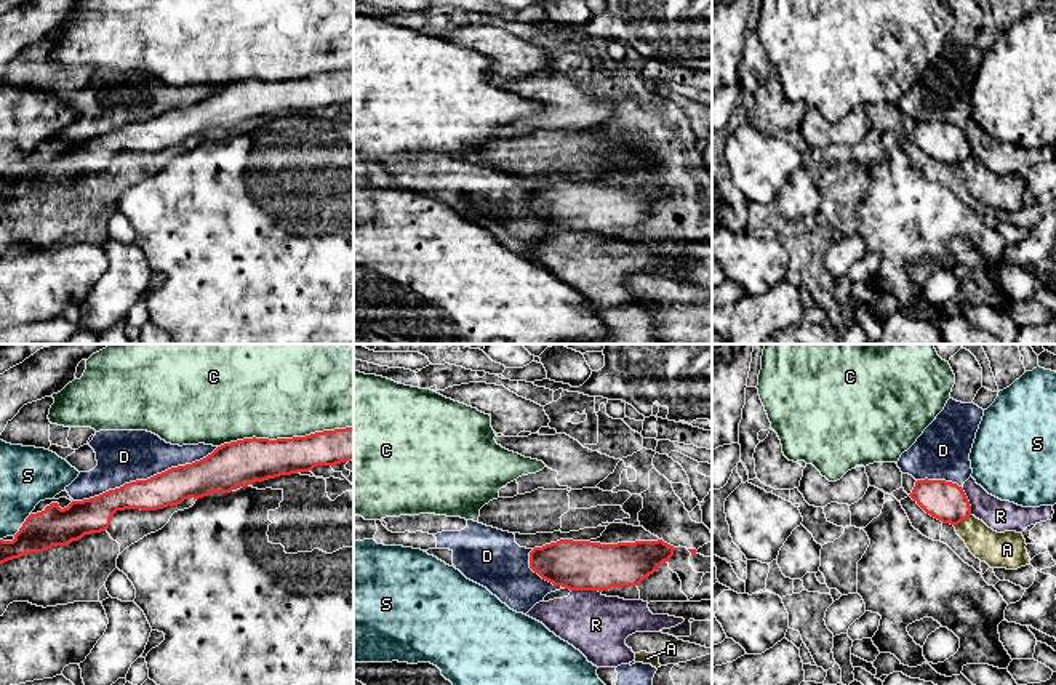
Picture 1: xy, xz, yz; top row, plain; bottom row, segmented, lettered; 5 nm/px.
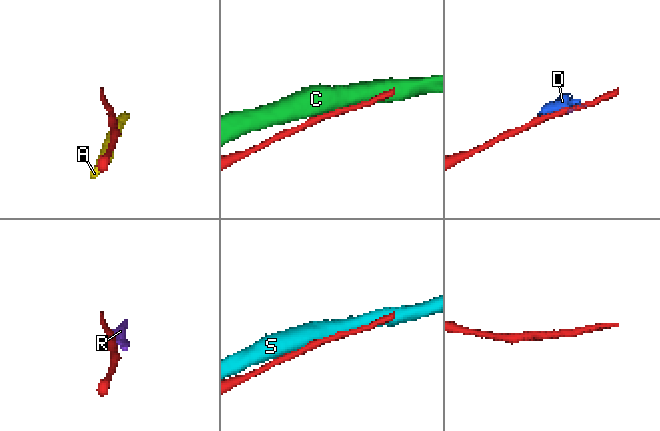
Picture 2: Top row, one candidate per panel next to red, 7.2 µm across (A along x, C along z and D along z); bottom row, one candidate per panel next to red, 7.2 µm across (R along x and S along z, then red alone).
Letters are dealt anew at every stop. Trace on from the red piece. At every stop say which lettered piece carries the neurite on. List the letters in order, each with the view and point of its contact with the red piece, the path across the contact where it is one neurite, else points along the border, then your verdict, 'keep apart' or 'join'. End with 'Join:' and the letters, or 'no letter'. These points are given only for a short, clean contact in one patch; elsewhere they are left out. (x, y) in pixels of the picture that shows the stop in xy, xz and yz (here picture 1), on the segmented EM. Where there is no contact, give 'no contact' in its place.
A: contact yz (962, 520); keep apart
C: contact xy (285, 439); keep apart
D: contact xy (148, 479); keep apart
R: contact xz (586, 589); keep apart
S: contact xy (23, 525); keep apart
Join: no letter

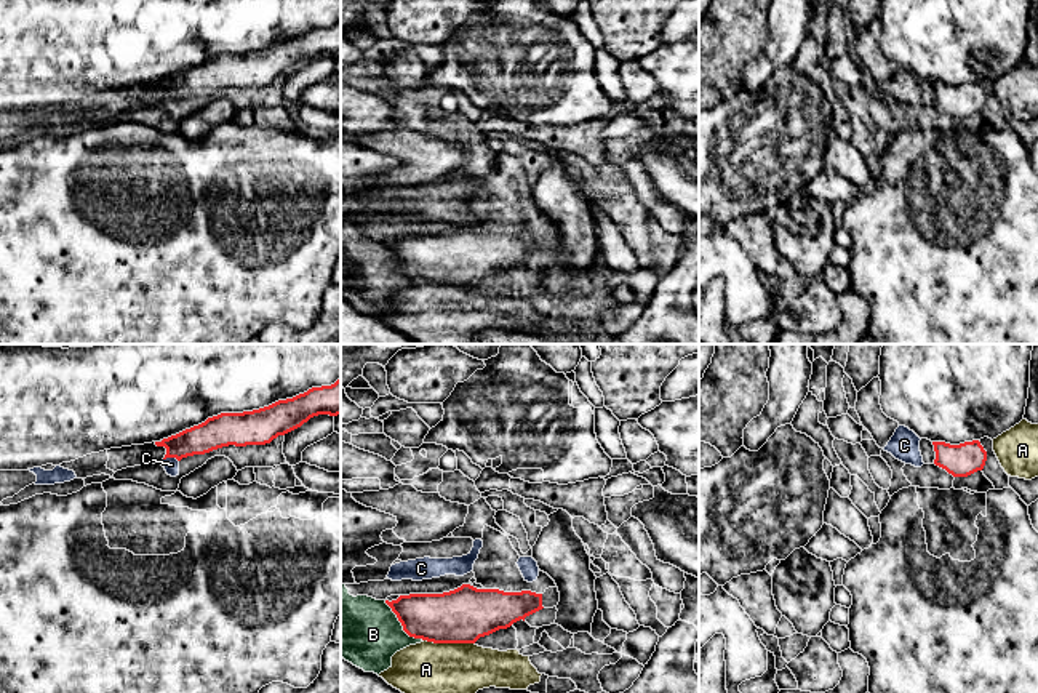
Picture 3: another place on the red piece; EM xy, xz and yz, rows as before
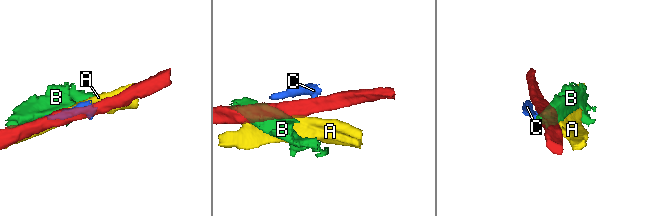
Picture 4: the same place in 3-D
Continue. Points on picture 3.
A: contact xz (450, 642); keep apart
B: contact xz (402, 624); keep apart
C: contact xy (171, 456); border xy (163, 458), (175, 458), (178, 461); keep apart
Join: no letter

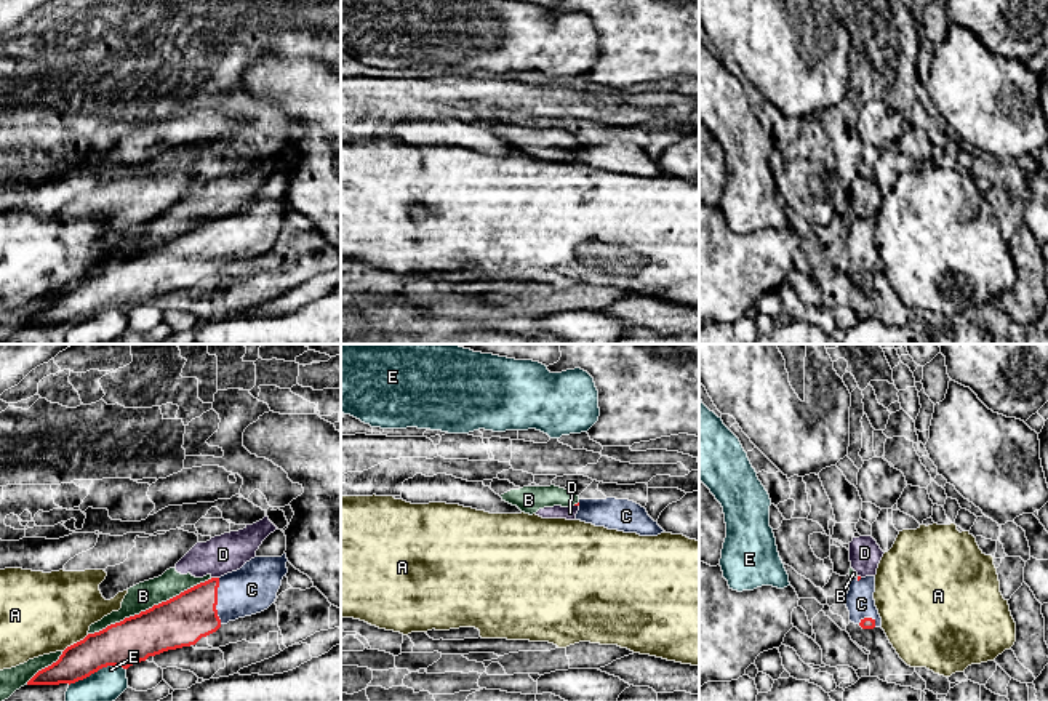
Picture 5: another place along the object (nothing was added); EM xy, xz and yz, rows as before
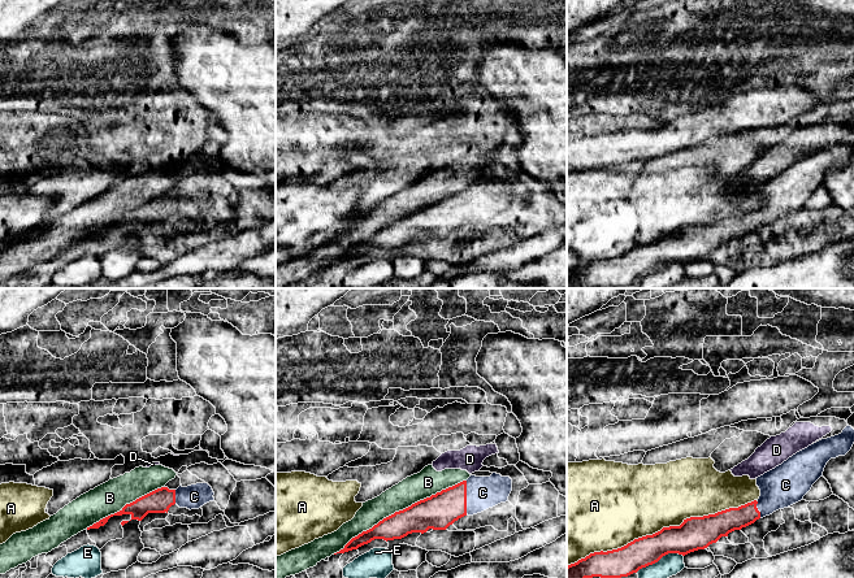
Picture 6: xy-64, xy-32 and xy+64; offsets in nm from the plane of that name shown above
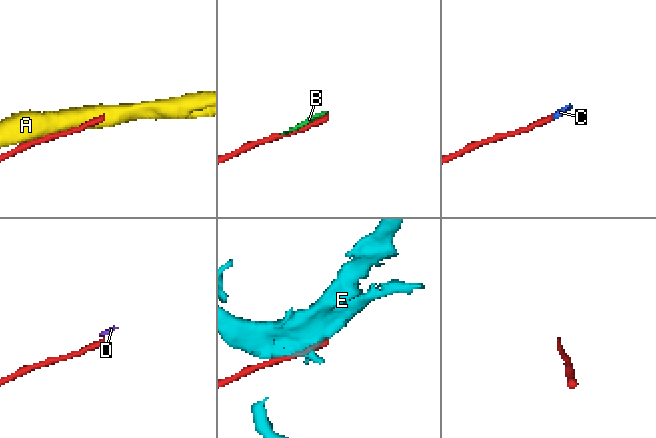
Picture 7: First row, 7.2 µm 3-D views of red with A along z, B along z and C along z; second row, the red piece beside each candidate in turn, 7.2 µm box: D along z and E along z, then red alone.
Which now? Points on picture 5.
A: contact xy (77, 642); keep apart
B: contact xy (149, 608); keep apart
C: contact xy (216, 600); way xy (181, 621), (216, 600), (252, 589); join
D: contact xy (215, 578); border xy (212, 576), (218, 578); keep apart
E: contact xy (96, 671); border xy (125, 668), (103, 666), (69, 685); keep apart
Join: C

